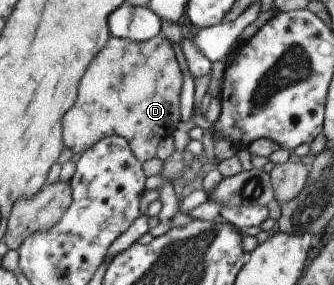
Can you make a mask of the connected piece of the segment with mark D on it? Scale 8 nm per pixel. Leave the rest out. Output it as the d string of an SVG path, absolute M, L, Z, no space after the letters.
M159 36L140 42L109 39L85 69L75 105L63 115L62 144L81 155L96 141L107 136L123 137L137 161L143 163L156 155L159 142L179 121L179 92L183 73L171 45Z

